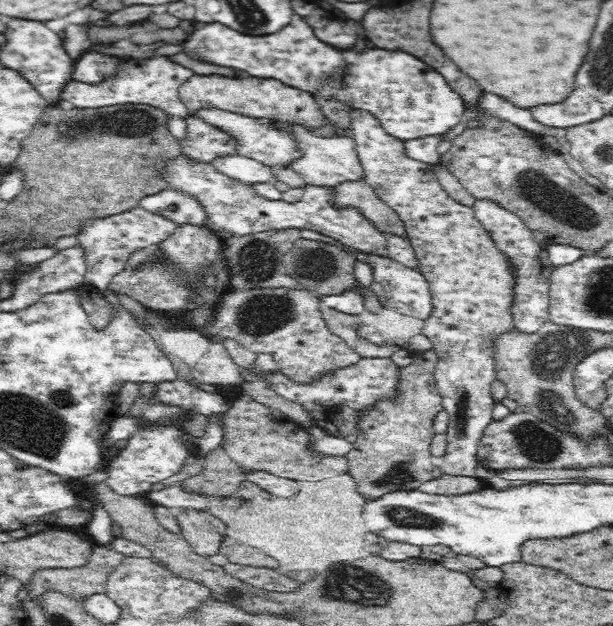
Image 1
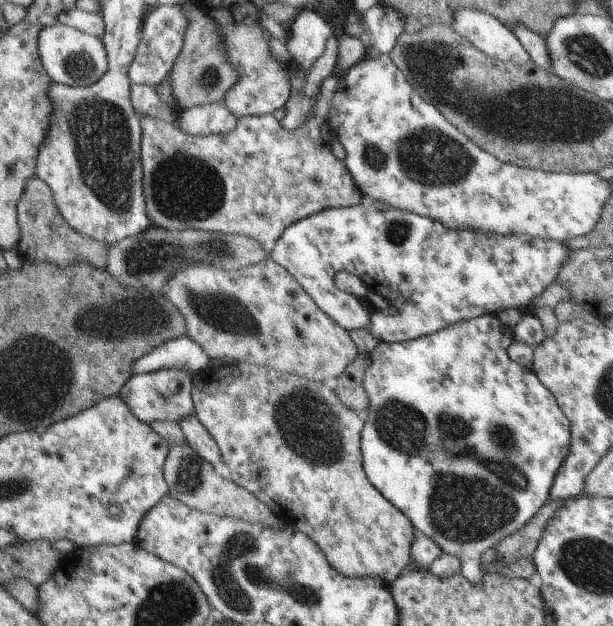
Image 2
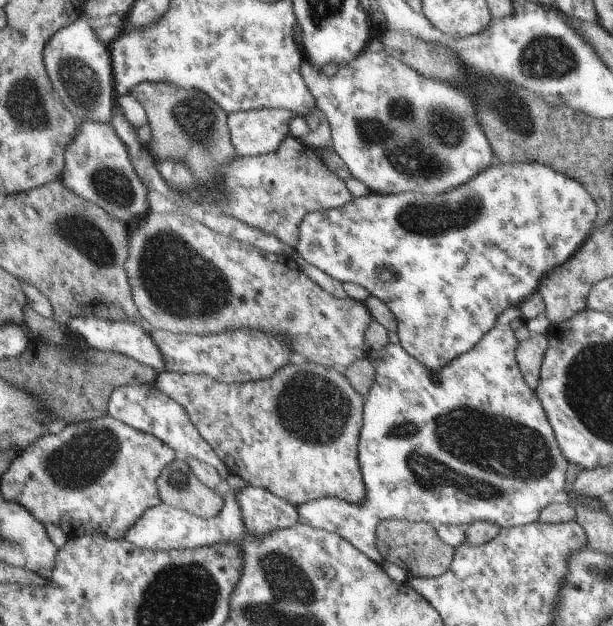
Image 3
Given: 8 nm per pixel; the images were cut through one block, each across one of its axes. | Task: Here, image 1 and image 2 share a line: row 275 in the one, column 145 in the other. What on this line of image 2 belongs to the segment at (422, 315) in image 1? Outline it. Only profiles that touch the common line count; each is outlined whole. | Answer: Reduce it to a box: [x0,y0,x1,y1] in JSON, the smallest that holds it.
[121,370,198,424]

